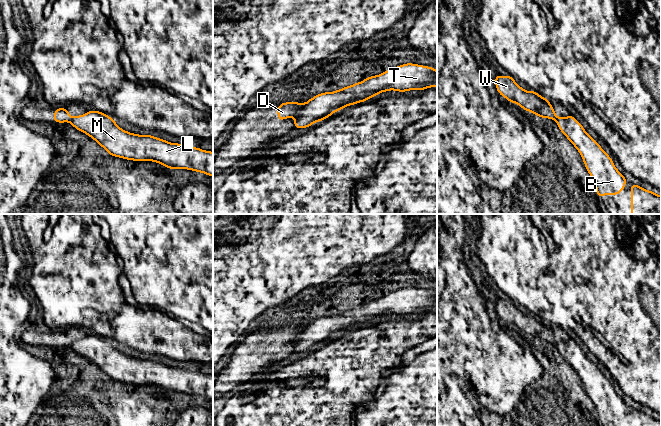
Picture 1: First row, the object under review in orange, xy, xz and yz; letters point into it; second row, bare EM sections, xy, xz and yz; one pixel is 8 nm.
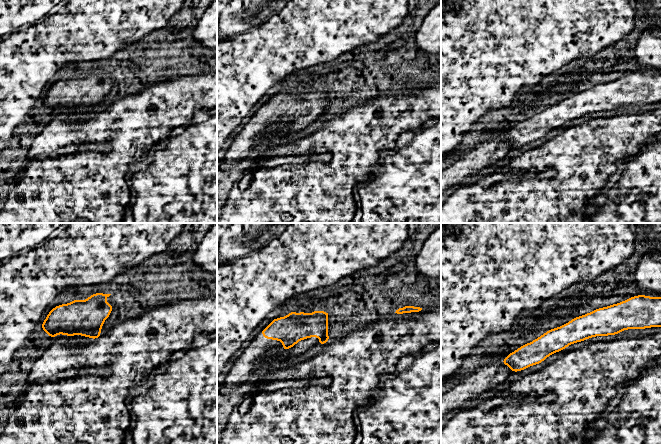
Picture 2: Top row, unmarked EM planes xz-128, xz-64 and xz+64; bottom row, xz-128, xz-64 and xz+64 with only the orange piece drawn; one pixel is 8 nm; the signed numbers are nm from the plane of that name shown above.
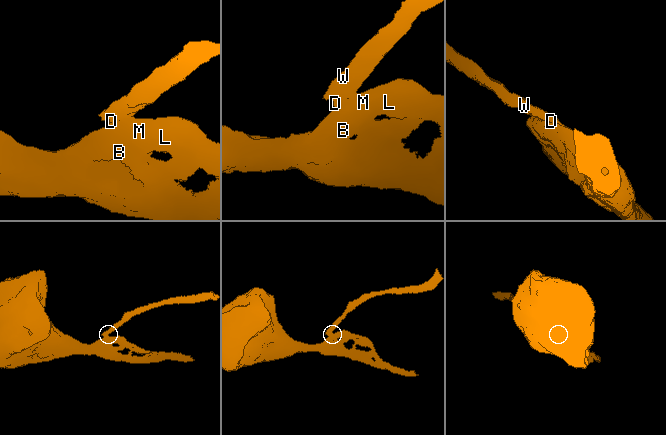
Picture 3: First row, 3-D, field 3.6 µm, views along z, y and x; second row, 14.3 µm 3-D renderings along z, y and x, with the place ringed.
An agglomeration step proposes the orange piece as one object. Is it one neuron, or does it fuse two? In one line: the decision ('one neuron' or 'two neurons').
two neurons

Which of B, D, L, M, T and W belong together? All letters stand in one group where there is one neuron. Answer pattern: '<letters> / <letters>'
B L M T / D W

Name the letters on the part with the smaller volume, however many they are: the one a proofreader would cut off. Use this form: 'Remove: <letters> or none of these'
Remove: D, W

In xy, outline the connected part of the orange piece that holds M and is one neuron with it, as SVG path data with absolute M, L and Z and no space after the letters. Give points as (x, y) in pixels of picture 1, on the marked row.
M89 111L70 117L69 123L87 134L103 147L109 155L133 161L153 161L171 169L187 169L213 177L213 152L183 144L170 143L152 135L138 135L127 132L116 125L116 120L103 112Z

